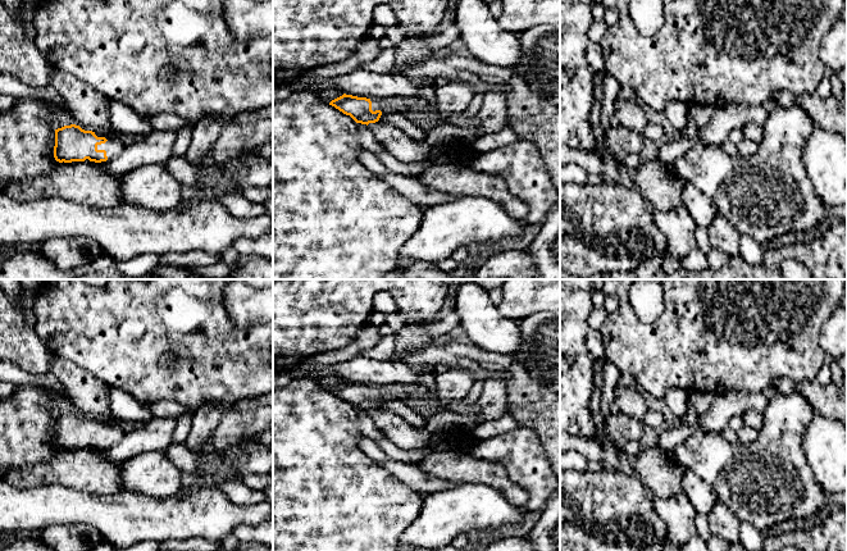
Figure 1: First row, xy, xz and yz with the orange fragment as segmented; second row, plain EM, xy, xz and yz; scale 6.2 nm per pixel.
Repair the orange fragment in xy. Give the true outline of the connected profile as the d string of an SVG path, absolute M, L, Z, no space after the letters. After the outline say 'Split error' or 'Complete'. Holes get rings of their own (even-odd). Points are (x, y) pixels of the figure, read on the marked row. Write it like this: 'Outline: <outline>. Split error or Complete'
Outline: M76 124L55 129L54 158L59 163L111 160L122 154L126 144L100 136Z. Split error

